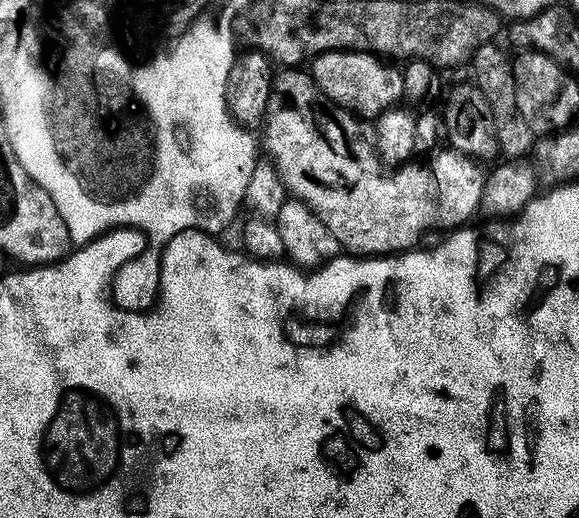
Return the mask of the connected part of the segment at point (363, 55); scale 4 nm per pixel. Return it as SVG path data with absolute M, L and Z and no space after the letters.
M323 52L311 61L310 75L320 92L338 107L347 108L361 118L379 118L383 112L397 107L403 101L400 99L406 96L403 71L388 64L391 63L385 62L375 52Z

